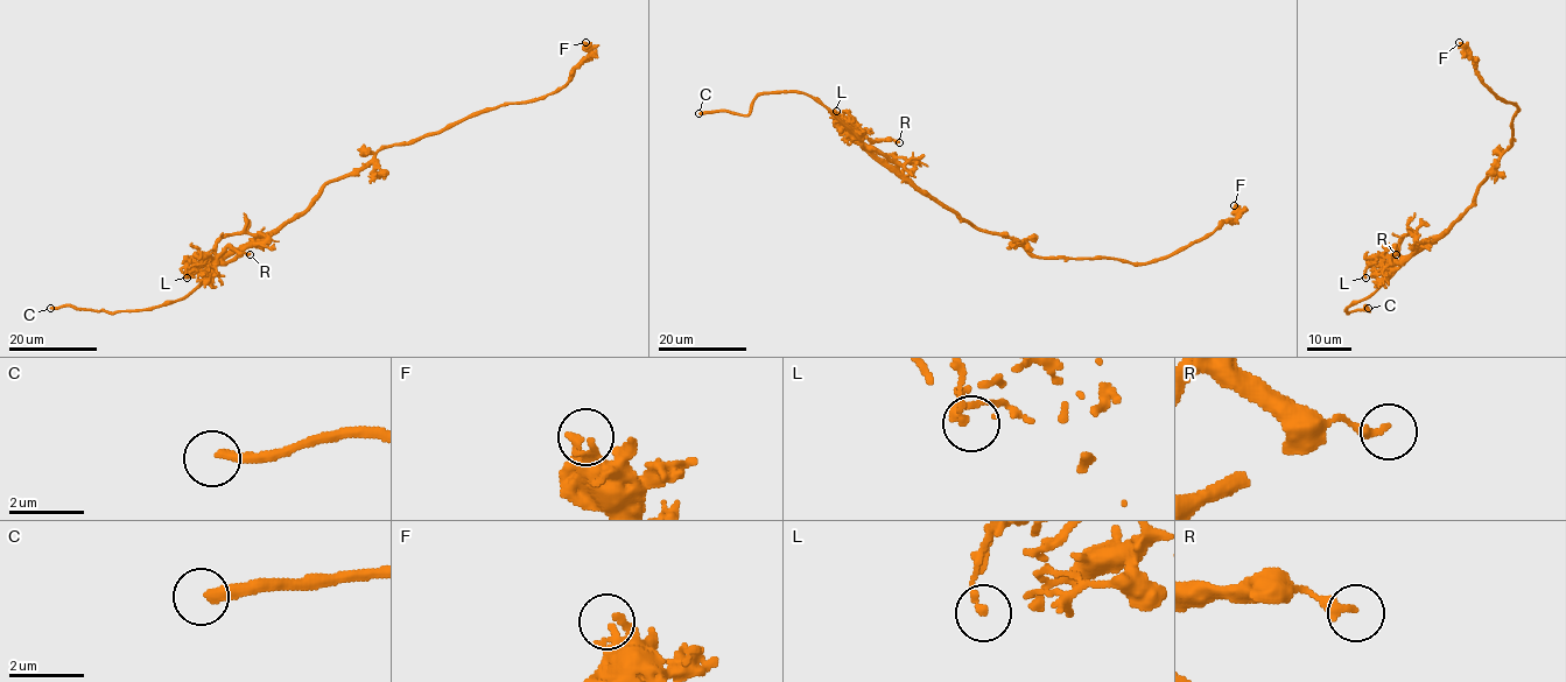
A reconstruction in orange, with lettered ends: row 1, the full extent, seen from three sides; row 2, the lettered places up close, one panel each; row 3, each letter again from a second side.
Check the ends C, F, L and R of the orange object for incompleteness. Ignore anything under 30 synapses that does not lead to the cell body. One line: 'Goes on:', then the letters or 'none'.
Goes on: C

